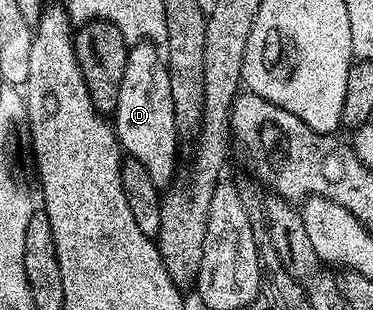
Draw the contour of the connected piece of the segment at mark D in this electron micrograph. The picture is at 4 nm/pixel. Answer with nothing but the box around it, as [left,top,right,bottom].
[113,40,175,188]

